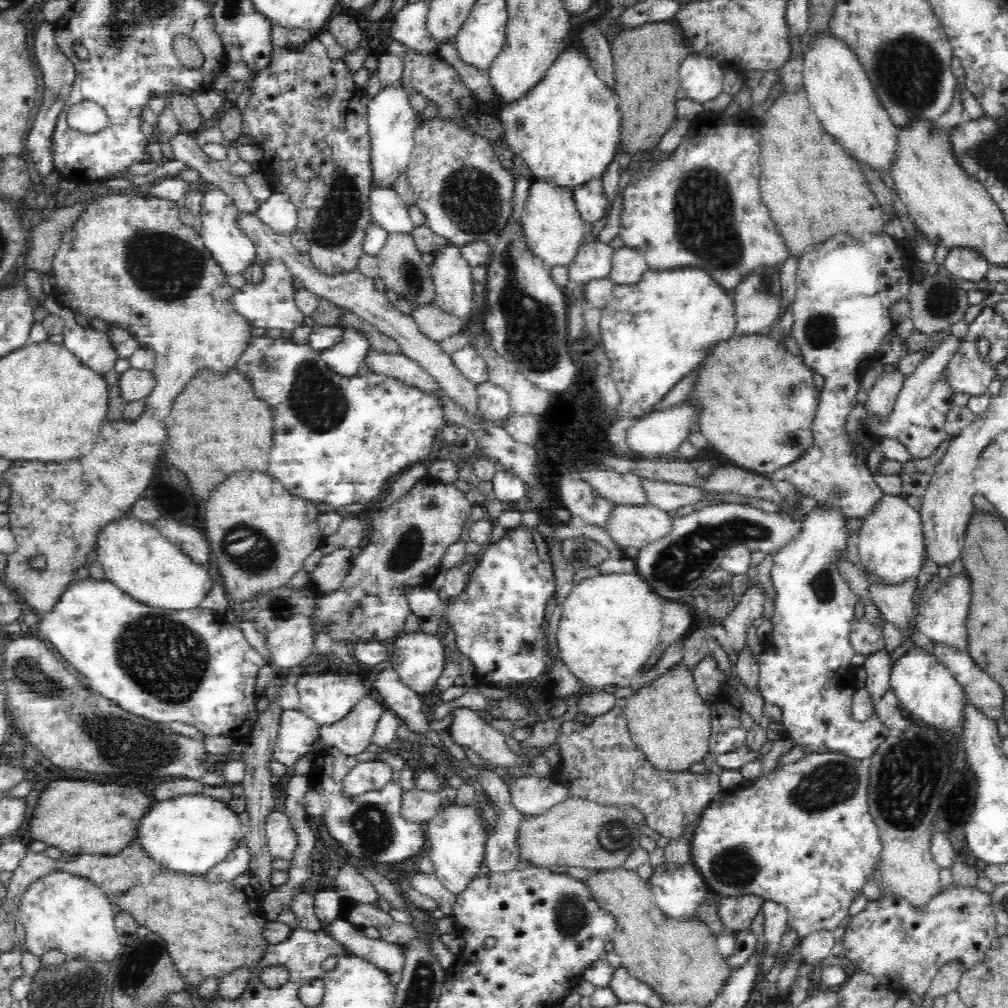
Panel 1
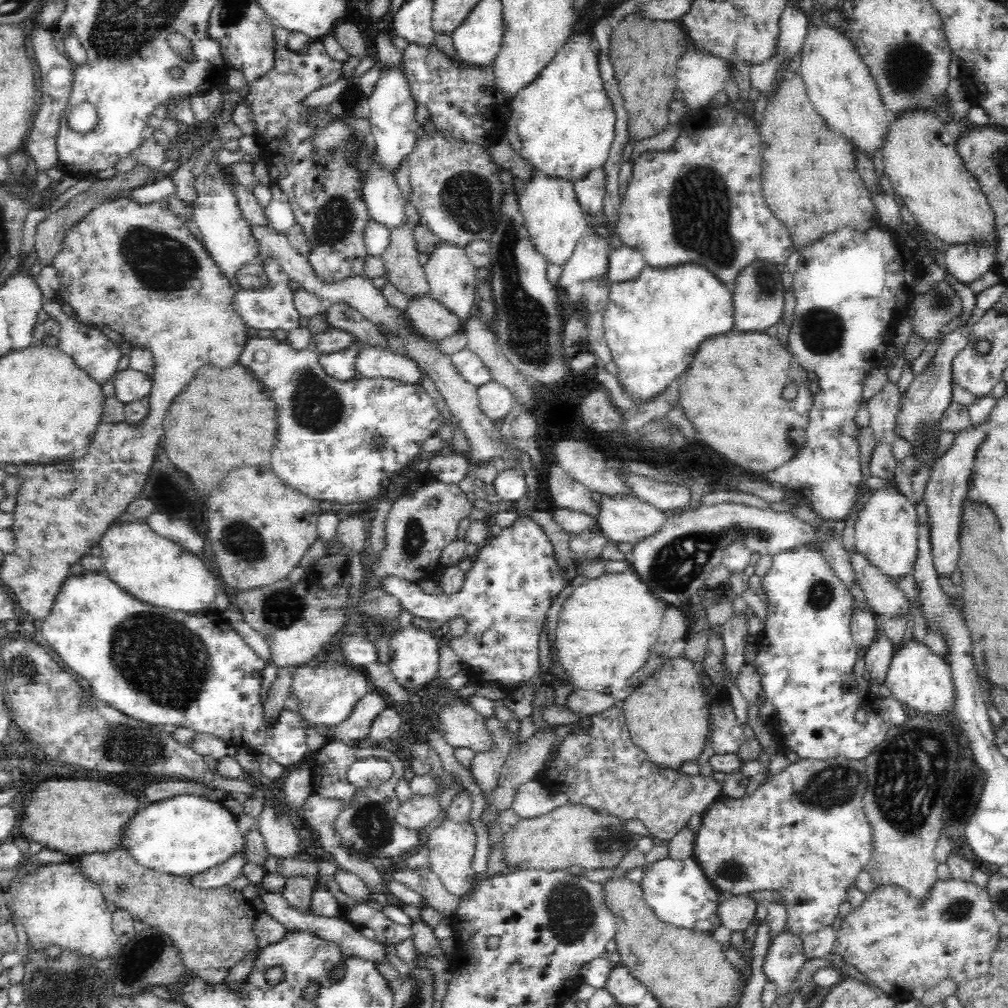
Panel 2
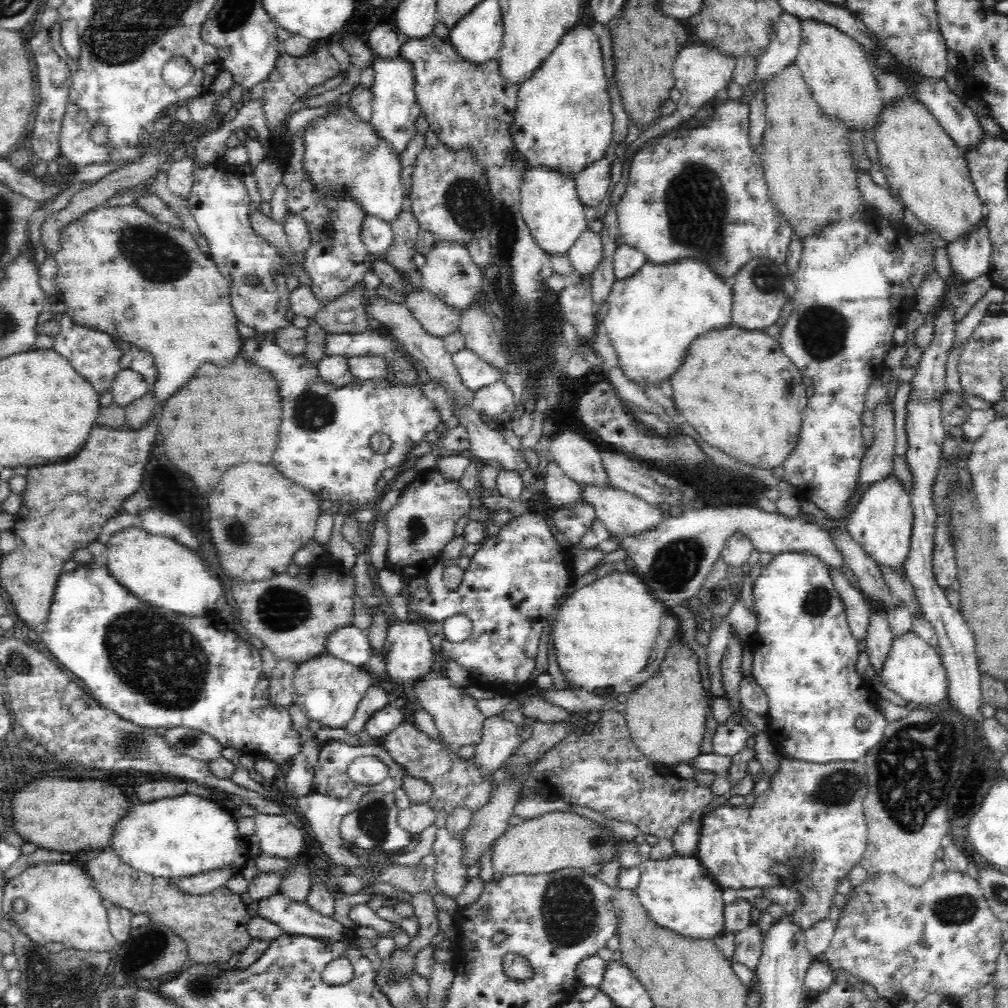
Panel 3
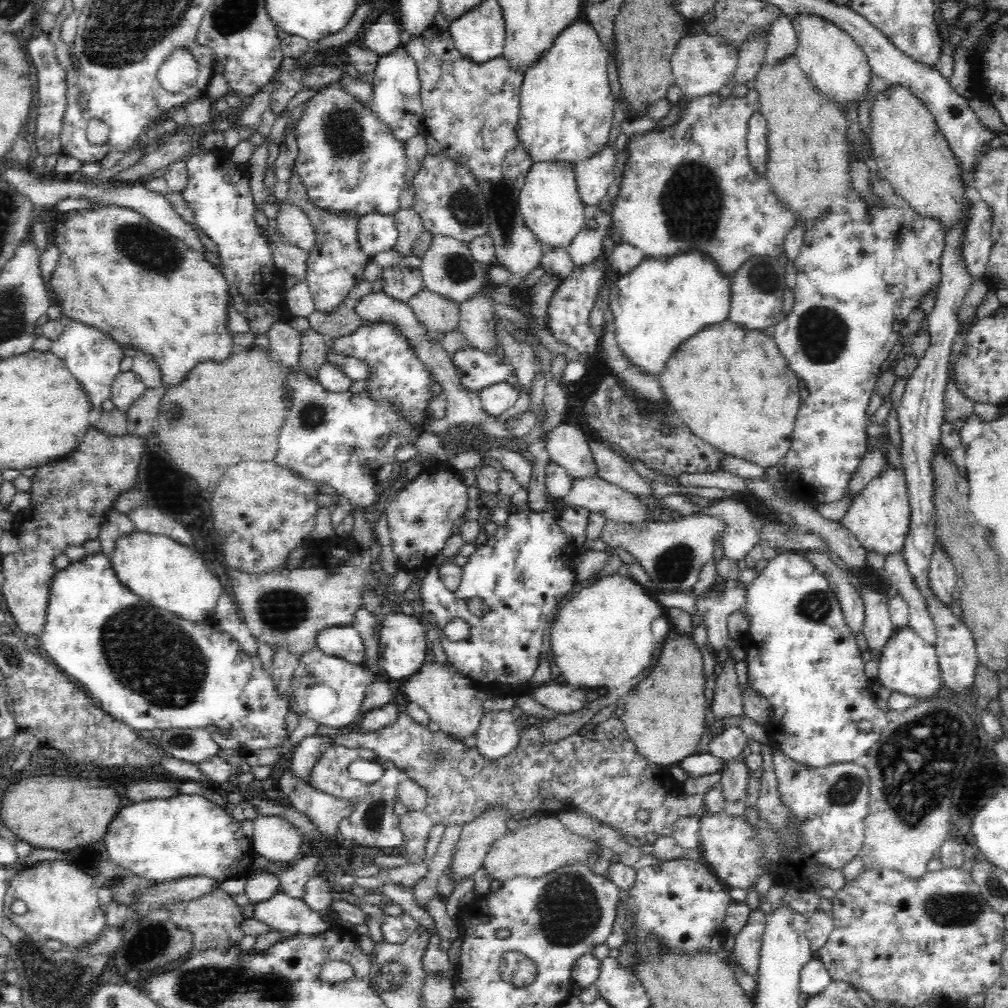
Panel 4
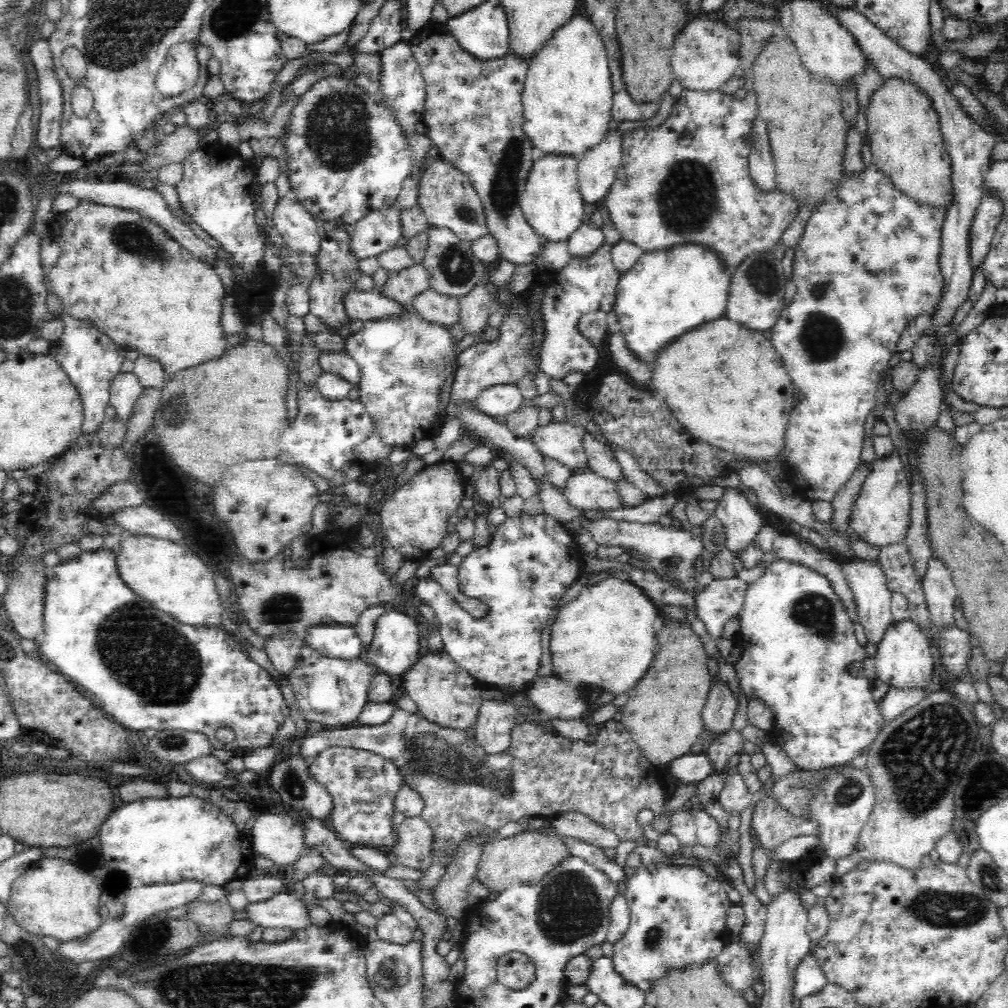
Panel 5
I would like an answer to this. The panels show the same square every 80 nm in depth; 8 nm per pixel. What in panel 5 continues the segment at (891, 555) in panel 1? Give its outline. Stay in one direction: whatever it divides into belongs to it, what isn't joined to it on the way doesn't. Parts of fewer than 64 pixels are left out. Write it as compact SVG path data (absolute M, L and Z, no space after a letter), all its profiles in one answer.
M892 454L888 459L875 462L872 473L862 484L862 490L852 505L848 517L848 530L862 542L874 548L886 548L892 544L900 544L909 527L910 509L911 500L906 472L904 472L899 456Z

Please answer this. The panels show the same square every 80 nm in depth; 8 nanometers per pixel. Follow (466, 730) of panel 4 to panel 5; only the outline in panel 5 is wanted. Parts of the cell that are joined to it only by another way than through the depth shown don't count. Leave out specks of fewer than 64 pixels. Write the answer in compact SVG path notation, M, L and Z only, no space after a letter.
M428 650L420 656L418 662L406 672L404 688L417 704L419 714L428 722L452 730L468 730L476 726L482 706L478 682L445 653L432 654Z

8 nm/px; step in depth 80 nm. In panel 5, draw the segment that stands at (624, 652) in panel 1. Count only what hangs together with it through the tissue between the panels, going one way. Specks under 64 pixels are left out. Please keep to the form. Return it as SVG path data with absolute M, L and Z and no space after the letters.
M609 577L585 587L575 600L563 605L551 624L549 650L553 674L575 689L593 686L595 700L604 692L632 690L654 658L653 622L660 615L658 604L629 580Z

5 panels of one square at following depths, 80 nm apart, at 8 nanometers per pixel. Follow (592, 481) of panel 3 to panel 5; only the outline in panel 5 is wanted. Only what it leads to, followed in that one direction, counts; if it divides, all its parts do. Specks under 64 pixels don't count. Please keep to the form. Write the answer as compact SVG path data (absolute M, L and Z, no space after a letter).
M551 422L537 427L531 433L531 440L540 454L568 467L572 473L589 468L584 449L584 429L571 423Z

